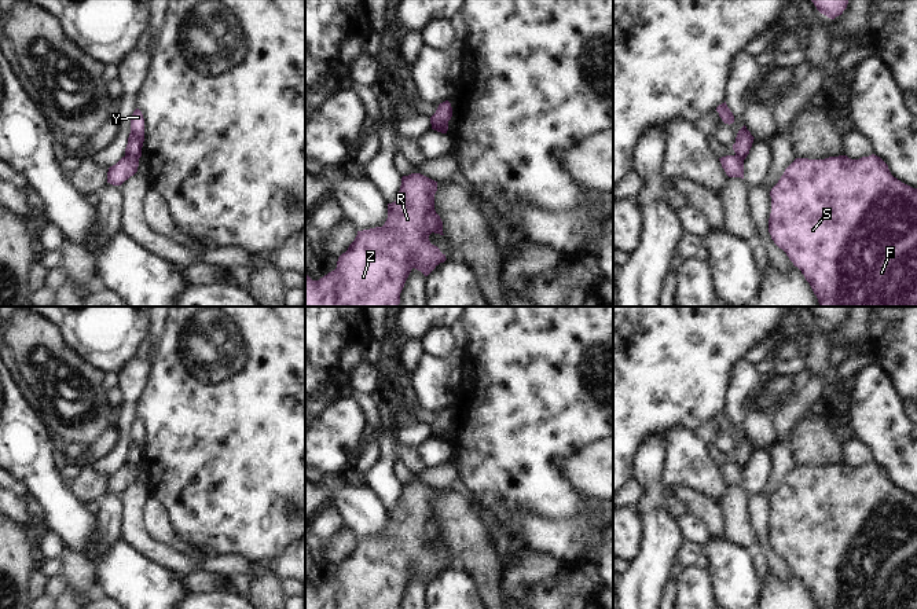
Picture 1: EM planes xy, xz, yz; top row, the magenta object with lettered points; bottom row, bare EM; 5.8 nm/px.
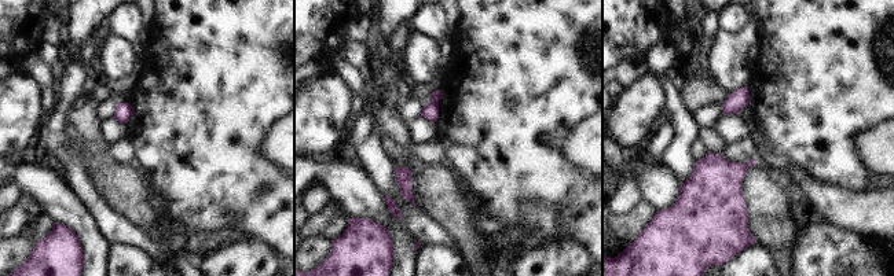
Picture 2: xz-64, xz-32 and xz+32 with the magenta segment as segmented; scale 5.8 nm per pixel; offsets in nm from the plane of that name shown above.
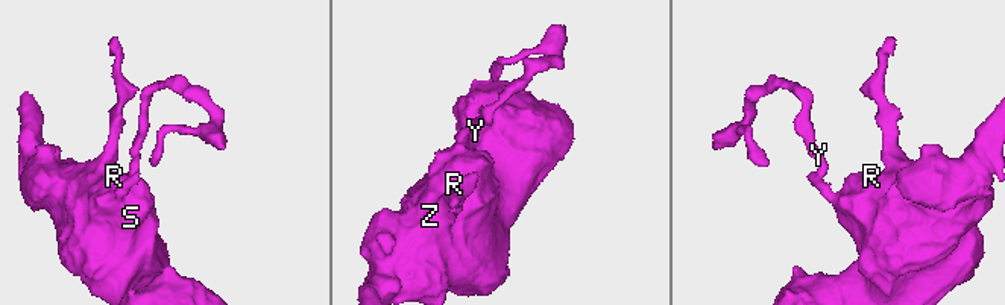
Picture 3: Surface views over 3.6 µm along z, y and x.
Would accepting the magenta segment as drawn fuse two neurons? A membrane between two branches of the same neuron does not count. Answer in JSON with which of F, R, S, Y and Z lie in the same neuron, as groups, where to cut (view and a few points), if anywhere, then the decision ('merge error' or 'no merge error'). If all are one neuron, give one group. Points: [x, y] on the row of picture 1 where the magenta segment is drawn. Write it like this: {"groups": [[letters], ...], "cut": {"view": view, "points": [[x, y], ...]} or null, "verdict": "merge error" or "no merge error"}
{"groups": [["F", "R", "S", "Z"], ["Y"]], "cut": {"view": "xz", "points": [[447, 121], [439, 123], [433, 128]]}, "verdict": "merge error"}

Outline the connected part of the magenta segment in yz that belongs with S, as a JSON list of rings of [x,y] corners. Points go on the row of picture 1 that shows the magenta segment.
[[[847,155],[825,159],[796,158],[770,191],[771,213],[769,232],[774,243],[782,249],[810,283],[819,307],[917,307],[917,188],[896,177],[877,155],[851,159]]]

